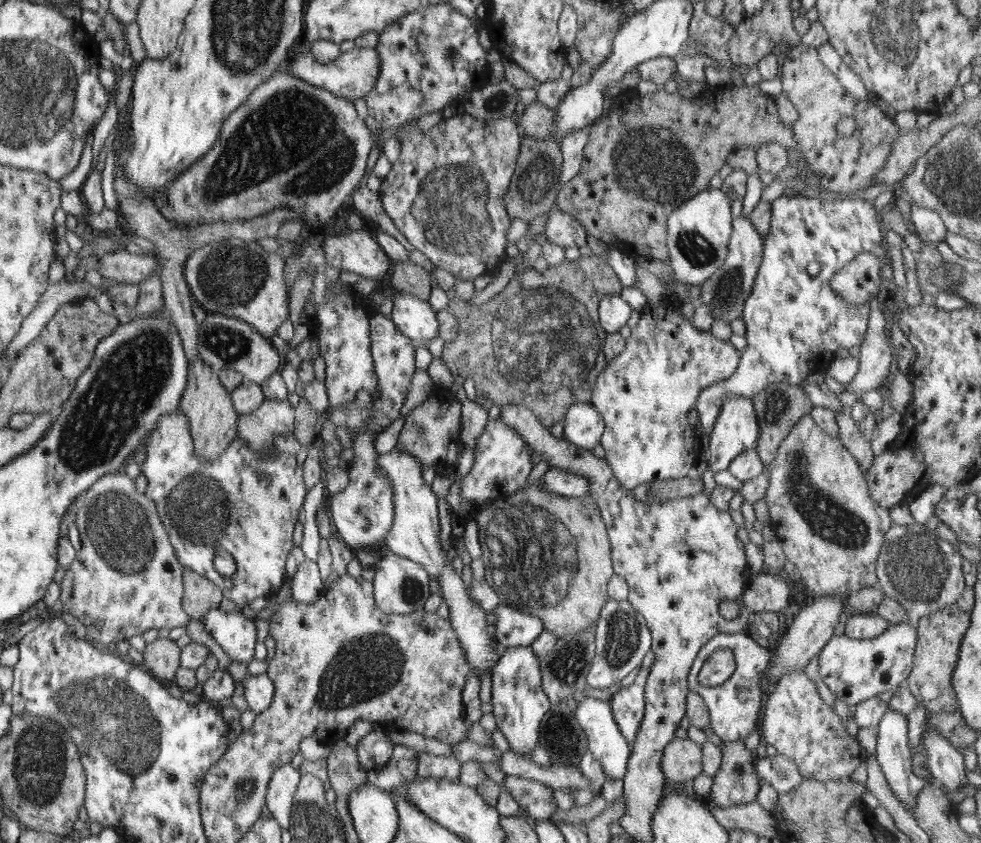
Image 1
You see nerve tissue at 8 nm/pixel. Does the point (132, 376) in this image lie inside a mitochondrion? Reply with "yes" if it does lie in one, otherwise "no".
yes

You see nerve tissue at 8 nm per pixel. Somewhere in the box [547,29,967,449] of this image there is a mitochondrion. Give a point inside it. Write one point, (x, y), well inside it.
(644, 167)

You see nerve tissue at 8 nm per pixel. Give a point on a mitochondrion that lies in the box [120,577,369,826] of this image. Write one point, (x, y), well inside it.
(244, 791)

